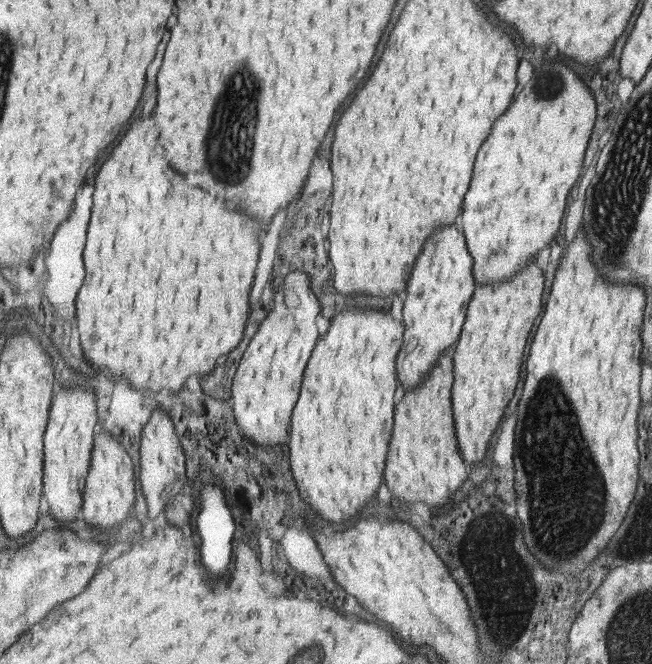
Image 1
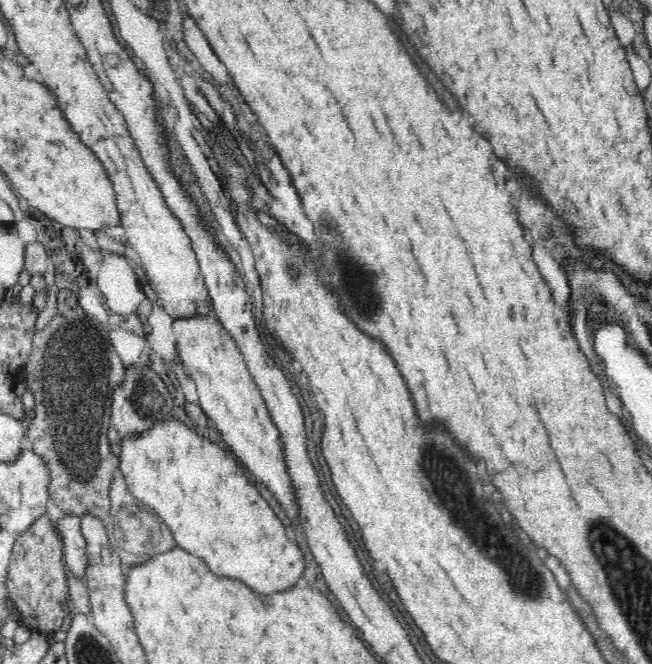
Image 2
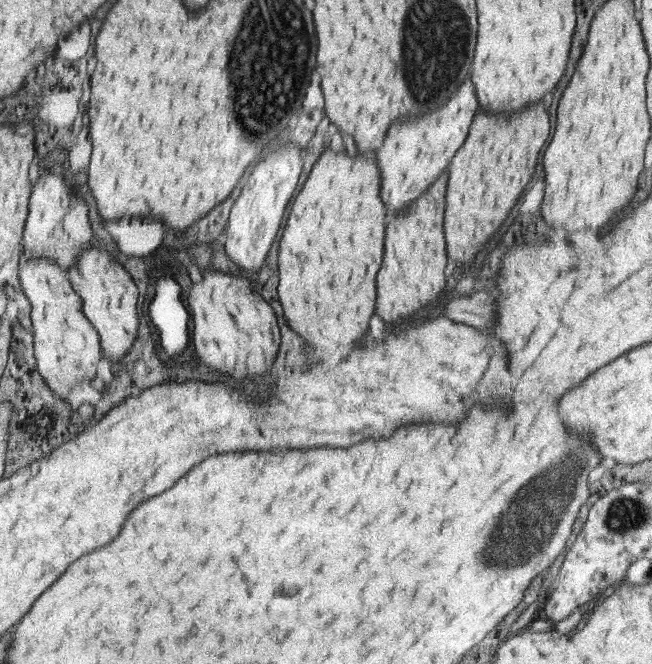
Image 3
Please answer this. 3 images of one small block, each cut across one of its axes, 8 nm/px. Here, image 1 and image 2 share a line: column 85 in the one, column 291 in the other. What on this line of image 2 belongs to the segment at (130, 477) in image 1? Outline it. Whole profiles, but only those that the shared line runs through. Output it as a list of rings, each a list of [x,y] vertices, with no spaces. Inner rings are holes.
[[[210,312],[205,315],[177,316],[173,319],[172,330],[175,336],[177,347],[184,364],[190,371],[192,380],[195,382],[199,407],[209,418],[211,425],[216,427],[229,449],[233,454],[238,456],[237,460],[243,466],[253,480],[264,488],[268,488],[271,494],[286,509],[290,520],[299,524],[297,516],[297,502],[293,500],[293,488],[289,484],[289,474],[285,472],[285,462],[282,460],[281,438],[277,433],[276,426],[269,418],[268,409],[265,408],[265,402],[257,388],[251,374],[245,365],[243,354],[236,346],[231,334],[222,326],[222,323]]]

